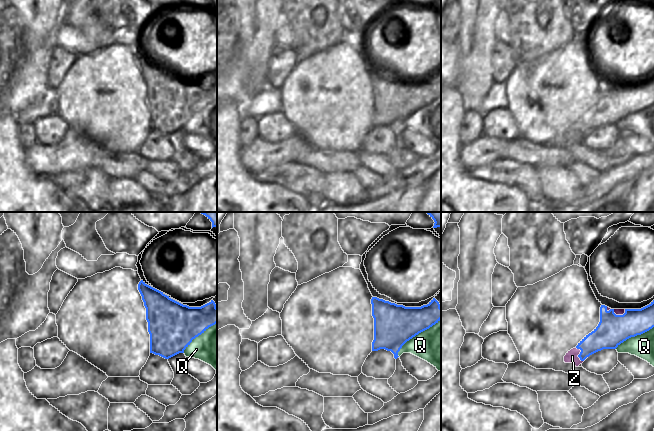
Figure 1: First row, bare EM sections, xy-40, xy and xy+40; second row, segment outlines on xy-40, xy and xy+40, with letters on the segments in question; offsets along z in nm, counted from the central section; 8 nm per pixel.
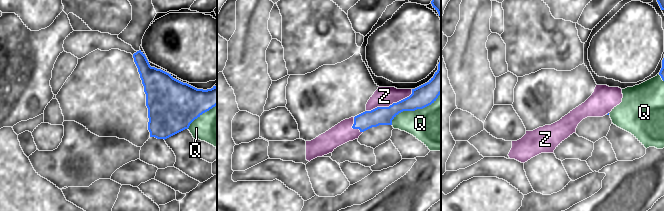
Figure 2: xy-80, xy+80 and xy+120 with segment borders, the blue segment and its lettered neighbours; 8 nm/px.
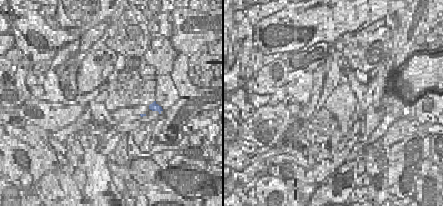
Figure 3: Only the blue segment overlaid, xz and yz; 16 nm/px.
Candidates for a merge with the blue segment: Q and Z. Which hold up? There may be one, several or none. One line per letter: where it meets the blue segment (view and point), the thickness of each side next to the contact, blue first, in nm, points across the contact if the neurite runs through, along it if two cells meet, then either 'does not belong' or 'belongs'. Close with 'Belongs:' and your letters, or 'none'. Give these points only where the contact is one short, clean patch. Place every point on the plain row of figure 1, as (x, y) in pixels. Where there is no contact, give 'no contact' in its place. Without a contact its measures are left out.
Q: meets blue in xy at (416, 110); 320 nm thick on the blue side, 340 nm on the other; does not belong
Z: meets blue in xy+40 at (579, 130); 190 nm thick on the blue side, 100 nm on the other; belongs
Belongs: Z

